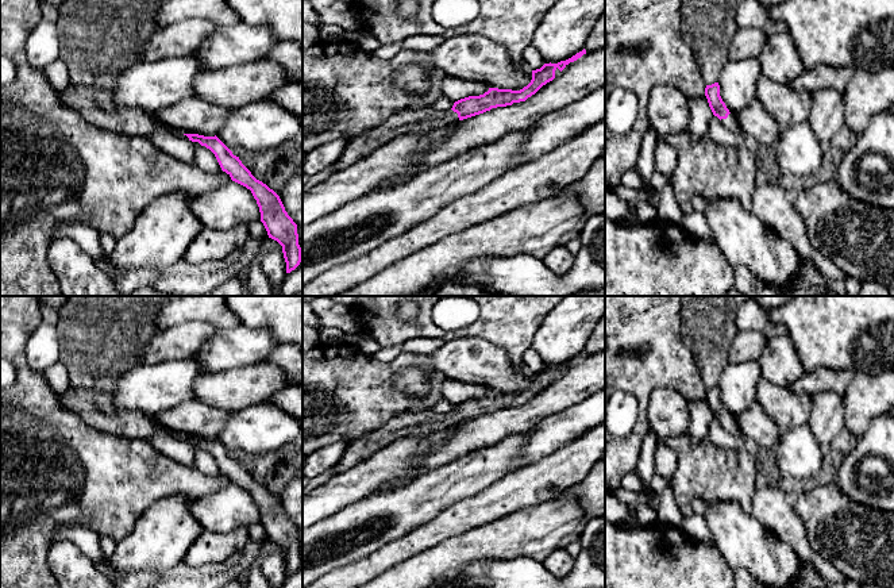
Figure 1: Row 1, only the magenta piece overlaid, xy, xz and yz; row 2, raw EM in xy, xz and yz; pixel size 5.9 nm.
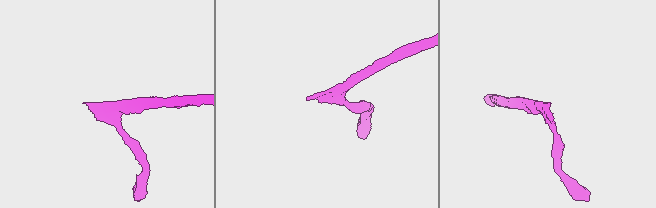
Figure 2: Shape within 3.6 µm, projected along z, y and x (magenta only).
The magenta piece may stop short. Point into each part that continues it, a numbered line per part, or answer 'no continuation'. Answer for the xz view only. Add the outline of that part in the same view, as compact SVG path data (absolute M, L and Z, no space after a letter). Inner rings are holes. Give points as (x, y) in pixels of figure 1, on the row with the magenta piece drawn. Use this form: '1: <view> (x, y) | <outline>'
1: xz (409, 120) | M433 107L400 109L377 127L348 141L342 157L327 169L312 176L309 184L315 187L325 181L332 173L351 166L401 135L428 132L432 128L444 127L458 120L458 114L451 108L444 111Z

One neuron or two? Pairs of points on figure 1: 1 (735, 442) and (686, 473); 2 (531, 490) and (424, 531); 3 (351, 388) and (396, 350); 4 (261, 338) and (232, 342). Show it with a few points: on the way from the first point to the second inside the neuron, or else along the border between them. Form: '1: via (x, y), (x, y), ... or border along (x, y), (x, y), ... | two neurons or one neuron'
1: border along (708, 438), (725, 449), (743, 449), (748, 446) | two neurons
2: via (504, 496), (451, 521) | one neuron
3: border along (403, 352), (385, 362), (380, 362), (373, 357) | two neurons
4: via (254, 342), (239, 342) | one neuron

